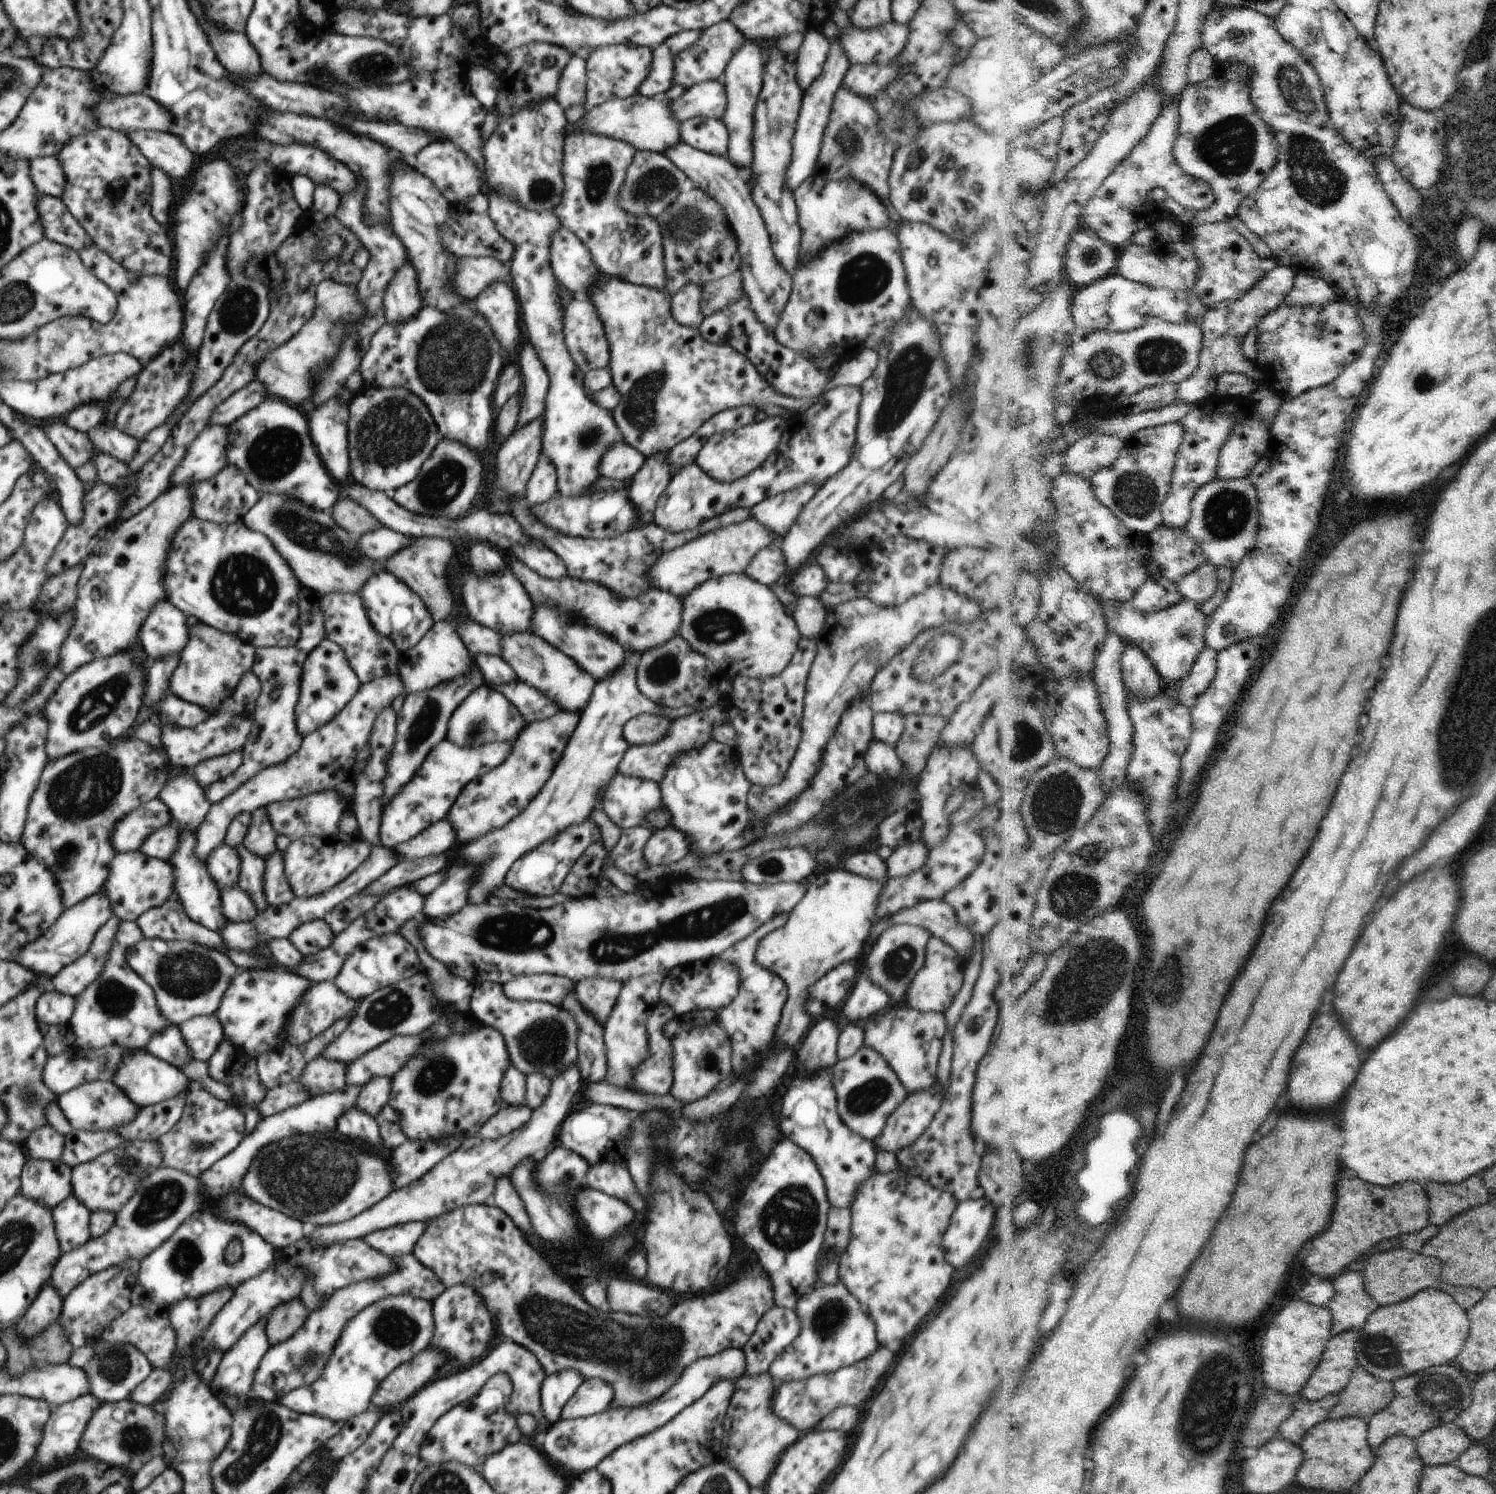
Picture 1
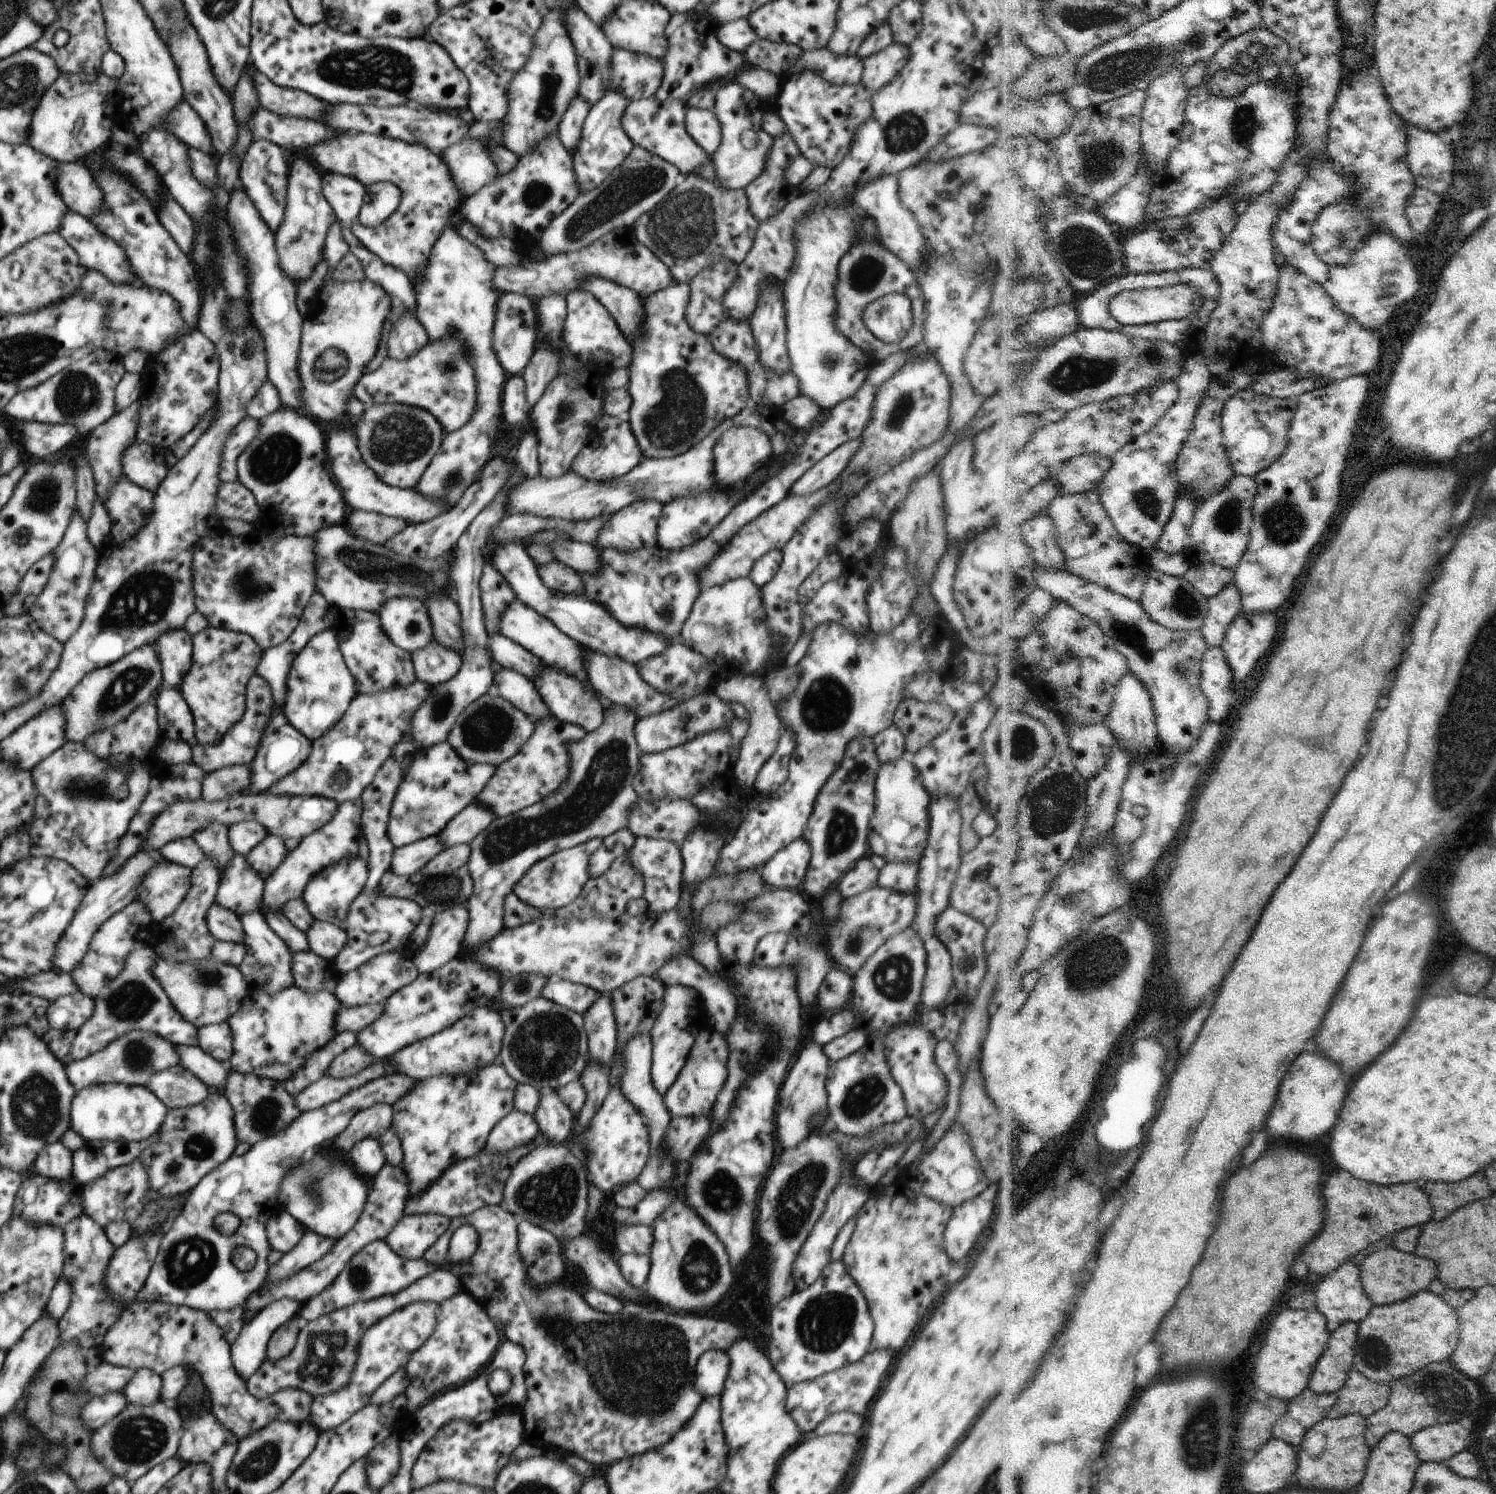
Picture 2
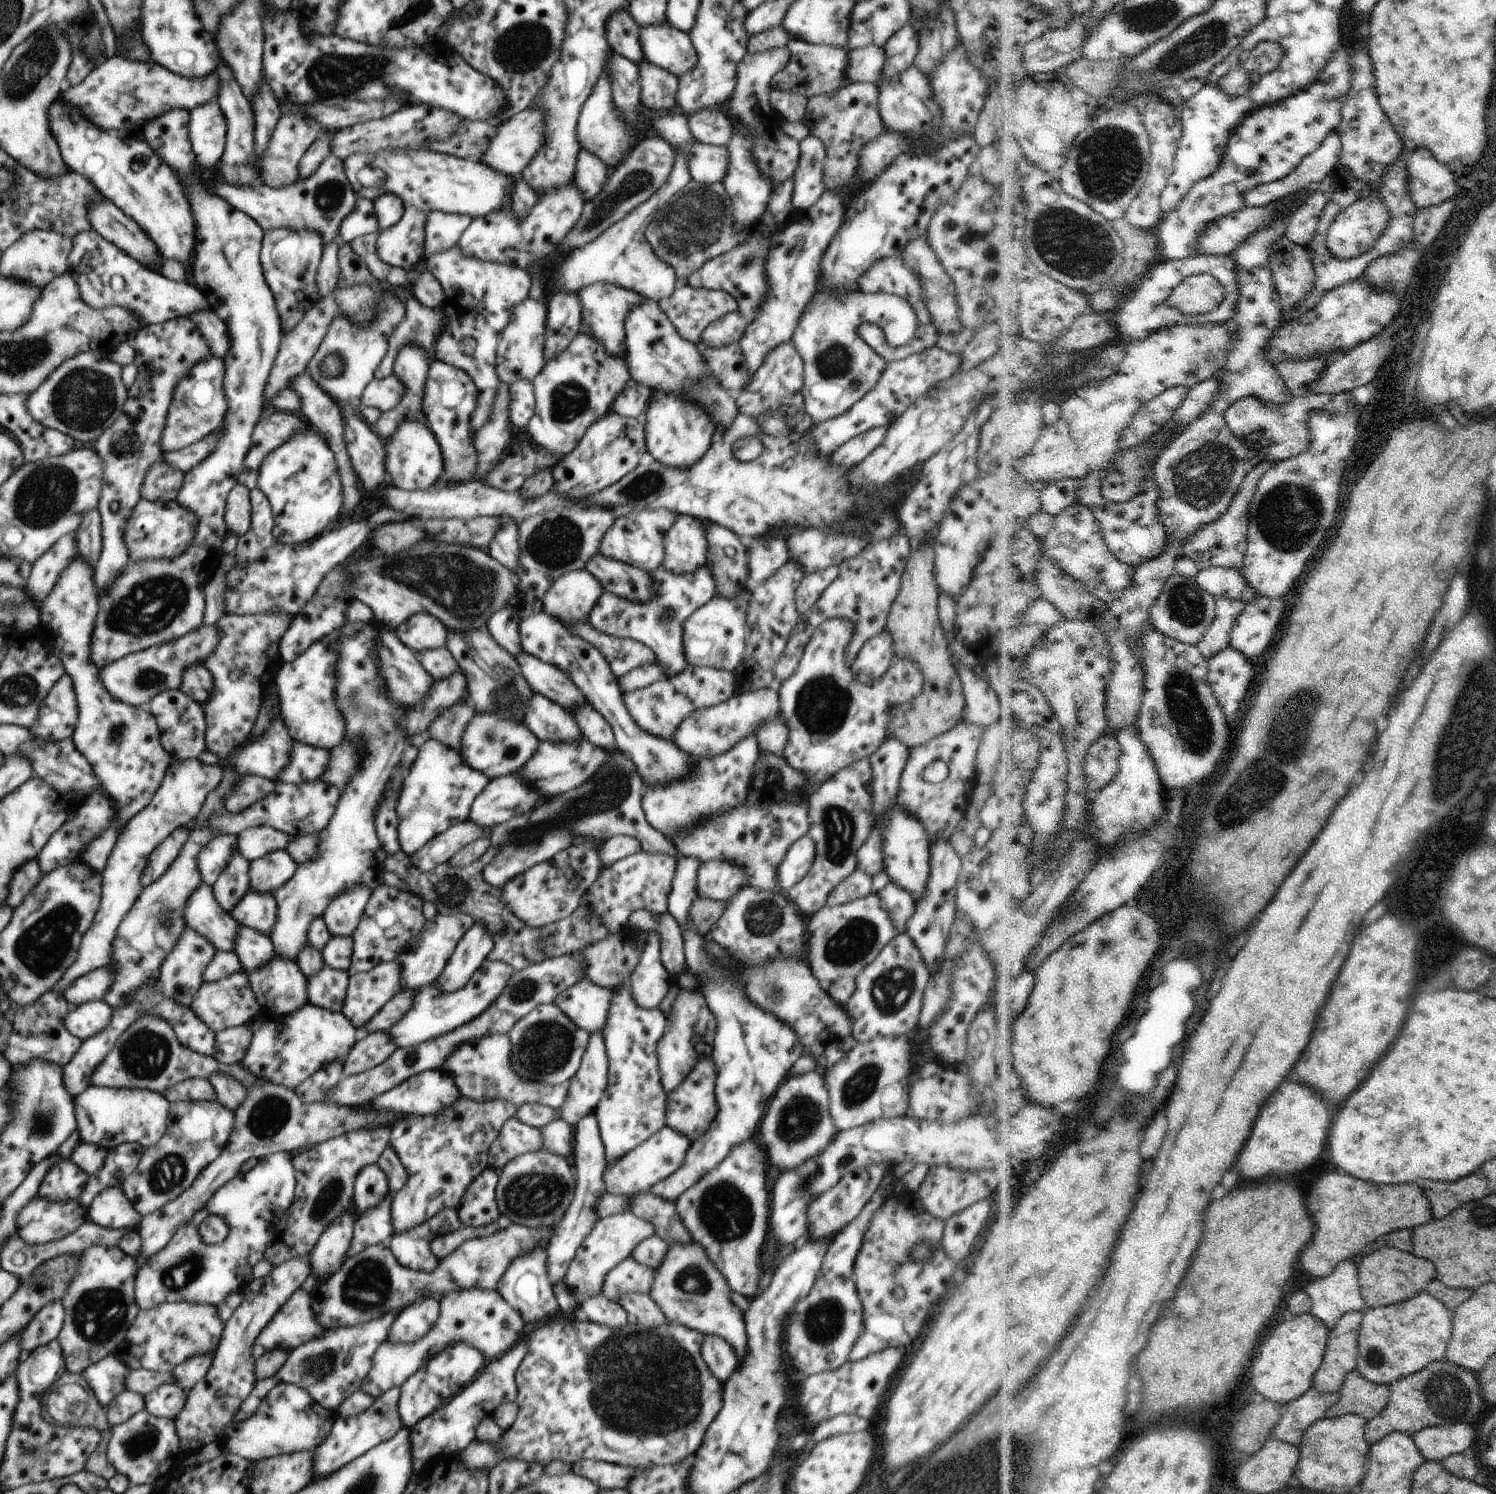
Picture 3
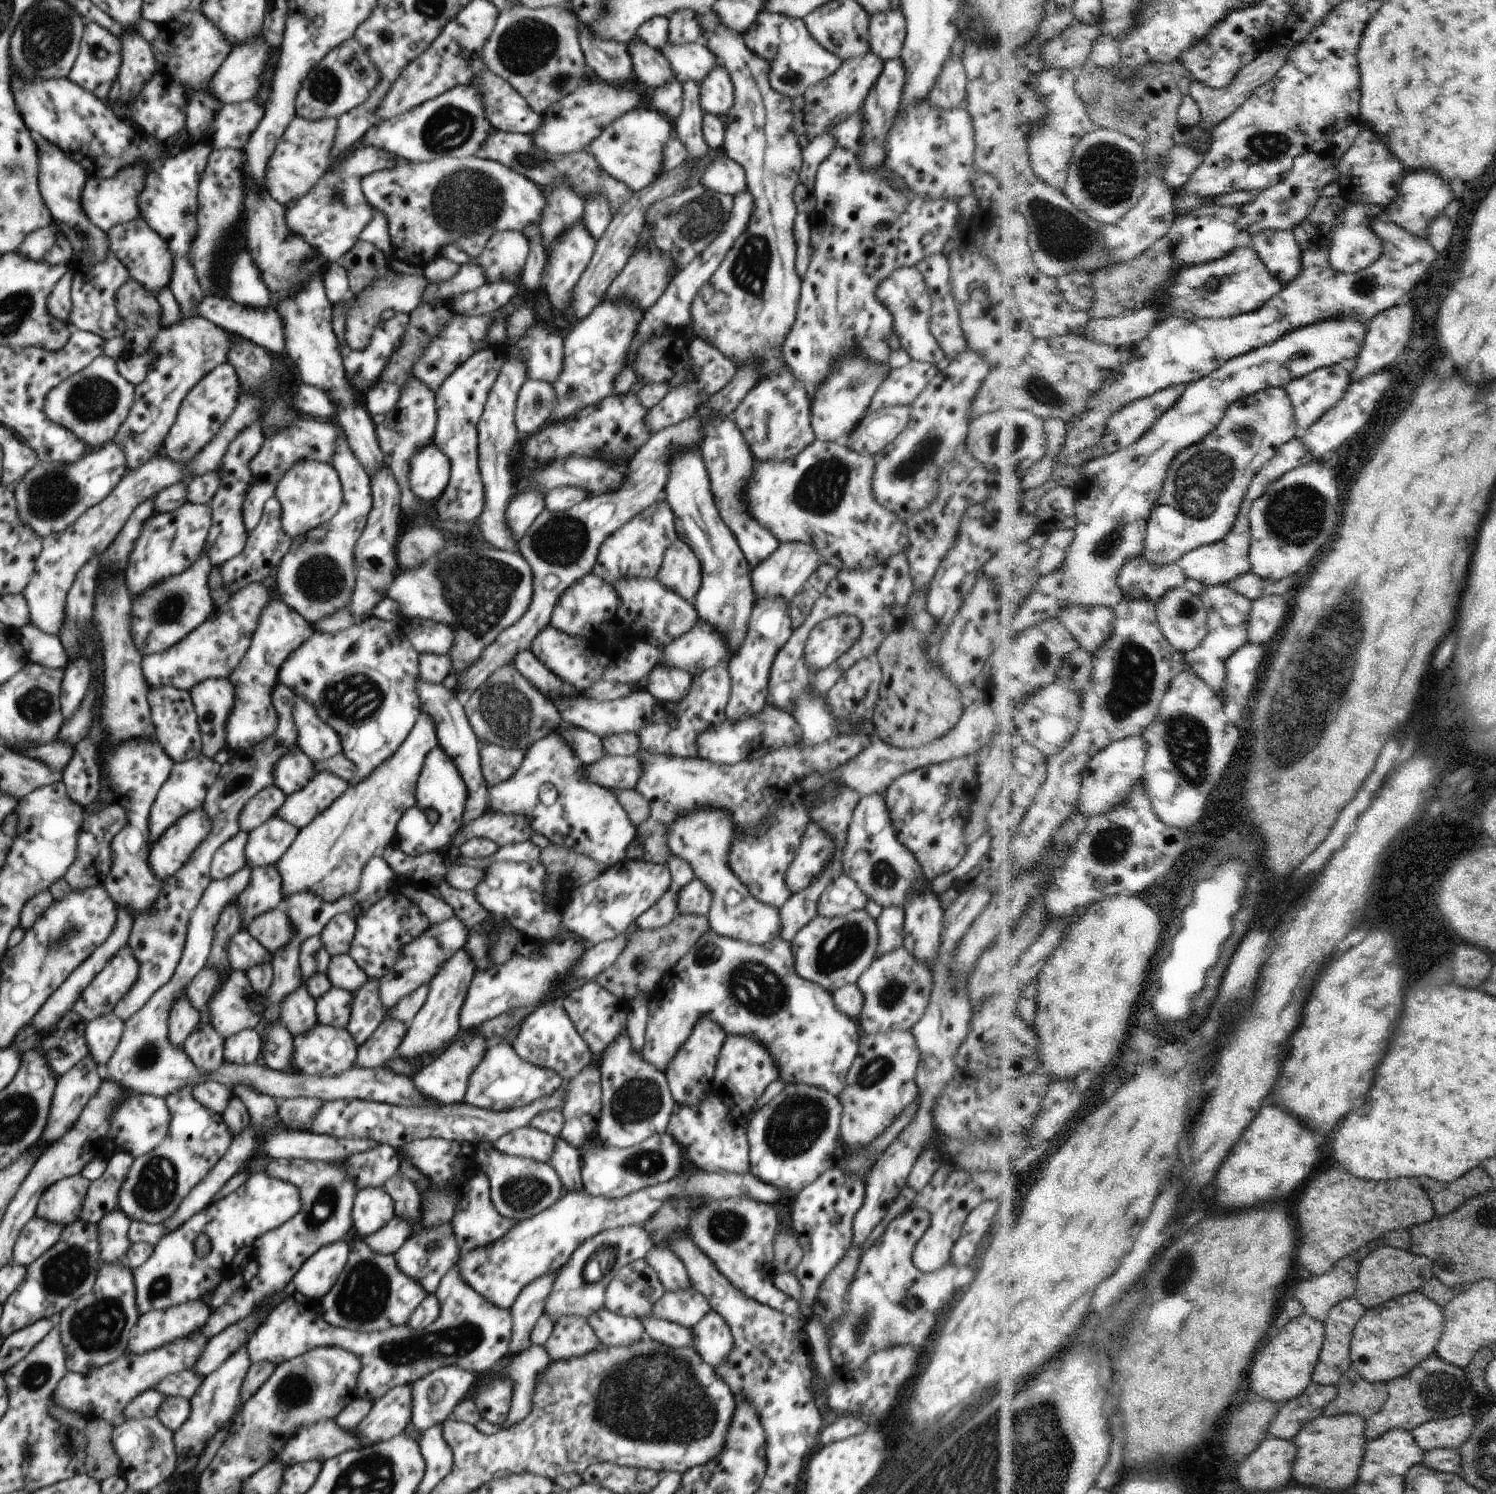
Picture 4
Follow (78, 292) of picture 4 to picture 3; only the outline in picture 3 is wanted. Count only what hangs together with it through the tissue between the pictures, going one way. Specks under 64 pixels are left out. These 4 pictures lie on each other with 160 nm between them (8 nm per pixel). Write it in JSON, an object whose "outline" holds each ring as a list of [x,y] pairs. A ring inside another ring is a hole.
{"outline":[[[84,231],[73,238],[73,247],[68,257],[68,272],[79,286],[79,295],[92,308],[124,307],[133,315],[139,315],[144,325],[163,323],[170,318],[192,316],[208,310],[208,300],[198,288],[186,282],[170,282],[160,274],[150,272],[136,259],[128,256],[115,244],[102,238],[96,231]],[[112,278],[122,278],[122,288],[112,288]]]}

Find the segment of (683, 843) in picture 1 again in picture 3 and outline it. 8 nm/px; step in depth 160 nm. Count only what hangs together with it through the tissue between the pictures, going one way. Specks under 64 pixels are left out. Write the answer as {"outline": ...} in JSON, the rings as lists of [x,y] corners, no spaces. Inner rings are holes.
{"outline":[[[646,851],[621,858],[608,868],[602,867],[598,878],[585,892],[585,900],[610,935],[628,928],[629,916],[638,909],[651,913],[668,912],[668,895],[677,867],[672,855],[655,855]],[[648,932],[639,963],[628,978],[632,1000],[645,1009],[656,1009],[669,993],[670,974],[661,961],[661,944],[657,933]]]}

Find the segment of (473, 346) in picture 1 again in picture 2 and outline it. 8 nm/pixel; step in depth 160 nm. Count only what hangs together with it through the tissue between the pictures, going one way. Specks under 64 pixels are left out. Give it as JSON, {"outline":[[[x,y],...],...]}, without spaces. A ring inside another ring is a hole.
{"outline":[[[448,336],[448,342],[442,338],[434,344],[427,344],[406,360],[385,358],[376,372],[360,378],[354,396],[368,406],[384,402],[427,410],[441,424],[444,435],[457,431],[470,420],[476,406],[477,384],[468,356],[465,345],[462,348],[456,338]]]}

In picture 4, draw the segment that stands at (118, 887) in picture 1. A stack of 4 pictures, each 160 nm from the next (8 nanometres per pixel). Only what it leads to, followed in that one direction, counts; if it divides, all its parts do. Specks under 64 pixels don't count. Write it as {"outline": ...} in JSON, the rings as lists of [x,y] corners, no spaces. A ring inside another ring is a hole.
{"outline":[[[247,930],[238,931],[227,946],[229,964],[234,971],[244,971],[252,967],[270,963],[273,955],[266,950]]]}

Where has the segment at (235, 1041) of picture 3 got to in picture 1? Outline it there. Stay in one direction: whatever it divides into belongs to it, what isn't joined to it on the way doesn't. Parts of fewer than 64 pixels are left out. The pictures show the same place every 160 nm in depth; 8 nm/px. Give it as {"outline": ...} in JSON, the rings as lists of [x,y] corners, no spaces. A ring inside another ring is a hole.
{"outline":[[[197,1016],[178,1025],[193,1060],[208,1061],[225,1039],[218,1017]]]}

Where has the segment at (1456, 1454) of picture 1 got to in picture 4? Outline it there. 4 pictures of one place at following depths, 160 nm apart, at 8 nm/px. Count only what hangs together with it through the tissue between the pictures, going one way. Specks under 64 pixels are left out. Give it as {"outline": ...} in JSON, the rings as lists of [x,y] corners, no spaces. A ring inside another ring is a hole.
{"outline":[[[1461,1414],[1449,1419],[1430,1421],[1413,1431],[1416,1440],[1426,1452],[1436,1449],[1458,1450],[1475,1430],[1476,1418]]]}

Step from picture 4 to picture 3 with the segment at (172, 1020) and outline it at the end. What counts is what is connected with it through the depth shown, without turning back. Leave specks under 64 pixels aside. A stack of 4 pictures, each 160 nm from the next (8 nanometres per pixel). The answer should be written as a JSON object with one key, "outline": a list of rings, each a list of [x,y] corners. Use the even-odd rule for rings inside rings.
{"outline":[[[186,928],[184,934],[180,936],[180,942],[176,944],[174,948],[174,956],[170,954],[162,968],[160,968],[160,990],[170,997],[177,1005],[191,1008],[193,999],[195,999],[198,994],[199,988],[201,987],[202,974],[204,974],[204,969],[208,966],[208,963],[212,960],[212,957],[216,954],[216,949],[212,944],[208,944],[206,938],[202,938],[200,934],[196,934],[194,930]]]}

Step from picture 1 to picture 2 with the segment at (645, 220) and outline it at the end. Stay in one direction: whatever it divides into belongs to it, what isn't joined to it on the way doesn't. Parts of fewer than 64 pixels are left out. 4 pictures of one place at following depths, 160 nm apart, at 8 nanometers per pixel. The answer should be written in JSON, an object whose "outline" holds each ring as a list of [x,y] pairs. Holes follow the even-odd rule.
{"outline":[[[608,92],[594,106],[584,121],[578,150],[574,154],[574,172],[581,193],[592,190],[610,176],[612,170],[620,166],[632,152],[633,142],[626,134],[622,117],[630,104],[629,98],[620,92]]]}

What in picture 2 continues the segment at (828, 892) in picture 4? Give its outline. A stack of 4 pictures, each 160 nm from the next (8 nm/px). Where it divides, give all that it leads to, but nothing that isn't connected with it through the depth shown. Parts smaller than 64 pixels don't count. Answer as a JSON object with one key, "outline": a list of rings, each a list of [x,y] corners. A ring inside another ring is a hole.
{"outline":[[[862,857],[842,876],[835,887],[842,897],[848,898],[876,887],[878,875],[879,870],[872,865],[870,859]]]}

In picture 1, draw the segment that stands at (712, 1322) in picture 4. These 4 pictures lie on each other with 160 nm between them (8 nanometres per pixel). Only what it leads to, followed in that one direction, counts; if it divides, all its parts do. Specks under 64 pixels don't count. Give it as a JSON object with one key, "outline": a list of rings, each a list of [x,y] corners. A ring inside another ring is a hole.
{"outline":[[[738,1348],[724,1350],[716,1356],[710,1358],[700,1358],[692,1366],[688,1366],[682,1374],[682,1378],[654,1404],[650,1406],[640,1406],[640,1408],[628,1408],[628,1410],[612,1410],[612,1412],[602,1412],[598,1416],[590,1418],[576,1418],[576,1420],[564,1420],[562,1418],[556,1421],[548,1428],[544,1434],[544,1440],[550,1440],[550,1452],[546,1452],[549,1464],[554,1464],[557,1470],[564,1472],[568,1477],[596,1468],[600,1460],[604,1460],[612,1450],[620,1448],[624,1442],[630,1442],[632,1438],[638,1438],[640,1434],[648,1434],[660,1426],[664,1426],[668,1420],[672,1420],[680,1410],[702,1398],[702,1394],[708,1392],[718,1380],[728,1378],[736,1380],[740,1374],[744,1374],[746,1362],[744,1362],[744,1352]]]}

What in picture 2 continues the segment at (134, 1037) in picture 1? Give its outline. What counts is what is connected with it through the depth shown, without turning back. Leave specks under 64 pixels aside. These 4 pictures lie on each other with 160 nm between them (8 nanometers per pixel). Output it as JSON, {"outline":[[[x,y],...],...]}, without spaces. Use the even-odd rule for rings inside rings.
{"outline":[[[142,941],[140,946],[127,956],[121,973],[94,997],[92,1016],[75,1032],[75,1039],[64,1062],[76,1062],[106,1048],[114,1039],[133,1030],[148,1031],[173,1045],[198,1047],[198,1028],[186,1020],[175,1008],[168,994],[153,975],[153,963],[159,956],[152,947]]]}

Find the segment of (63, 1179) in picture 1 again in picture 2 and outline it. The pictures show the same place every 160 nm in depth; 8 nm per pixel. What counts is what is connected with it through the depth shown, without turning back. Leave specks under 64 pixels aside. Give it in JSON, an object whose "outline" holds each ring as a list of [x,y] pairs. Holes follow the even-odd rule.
{"outline":[[[30,1171],[25,1174],[18,1189],[12,1215],[24,1219],[36,1227],[50,1225],[64,1230],[69,1222],[83,1213],[82,1191],[82,1186],[74,1178],[66,1182],[60,1182],[41,1177]]]}

